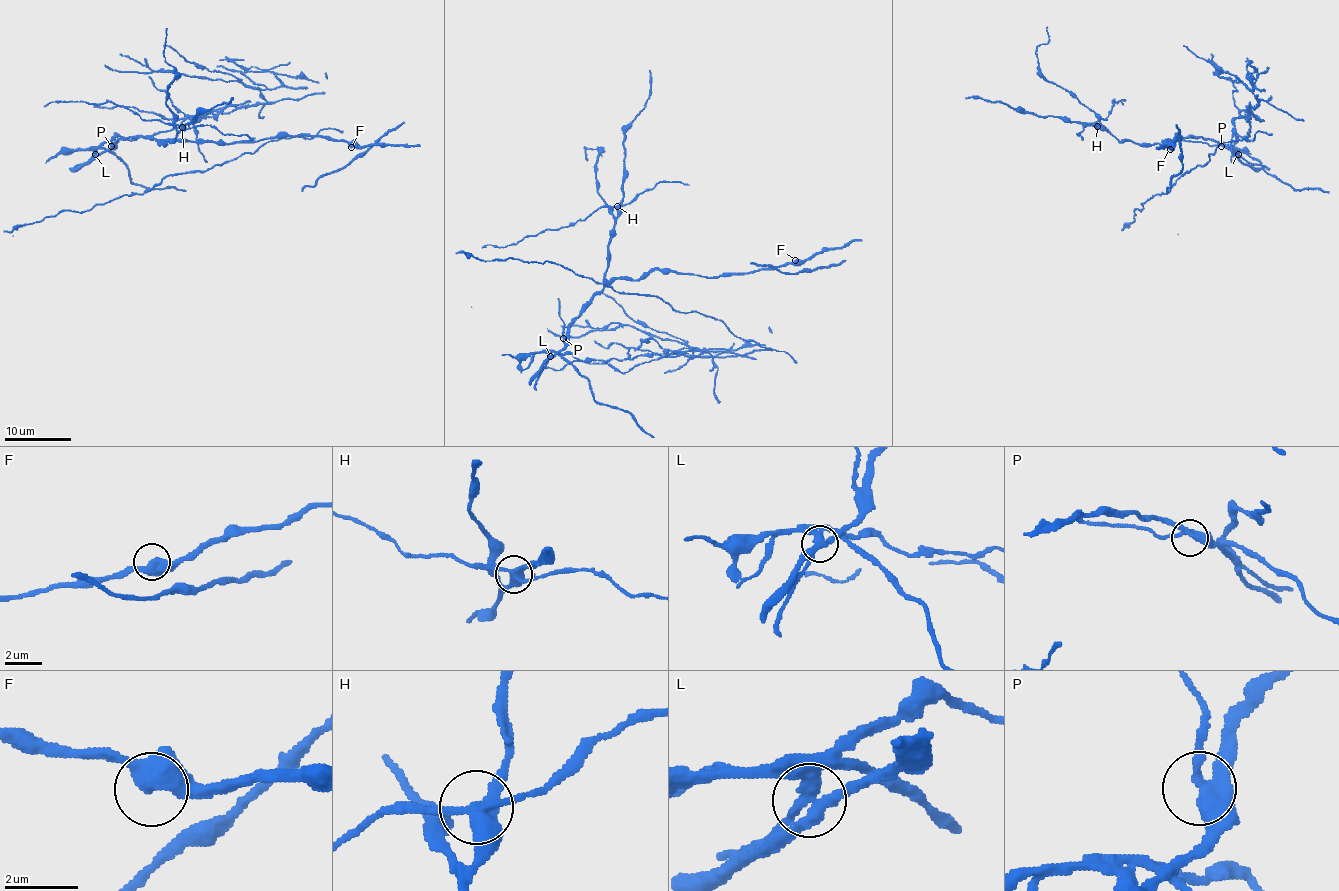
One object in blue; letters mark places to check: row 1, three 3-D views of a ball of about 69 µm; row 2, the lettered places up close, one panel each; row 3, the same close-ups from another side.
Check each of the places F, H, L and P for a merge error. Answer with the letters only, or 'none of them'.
H, L

